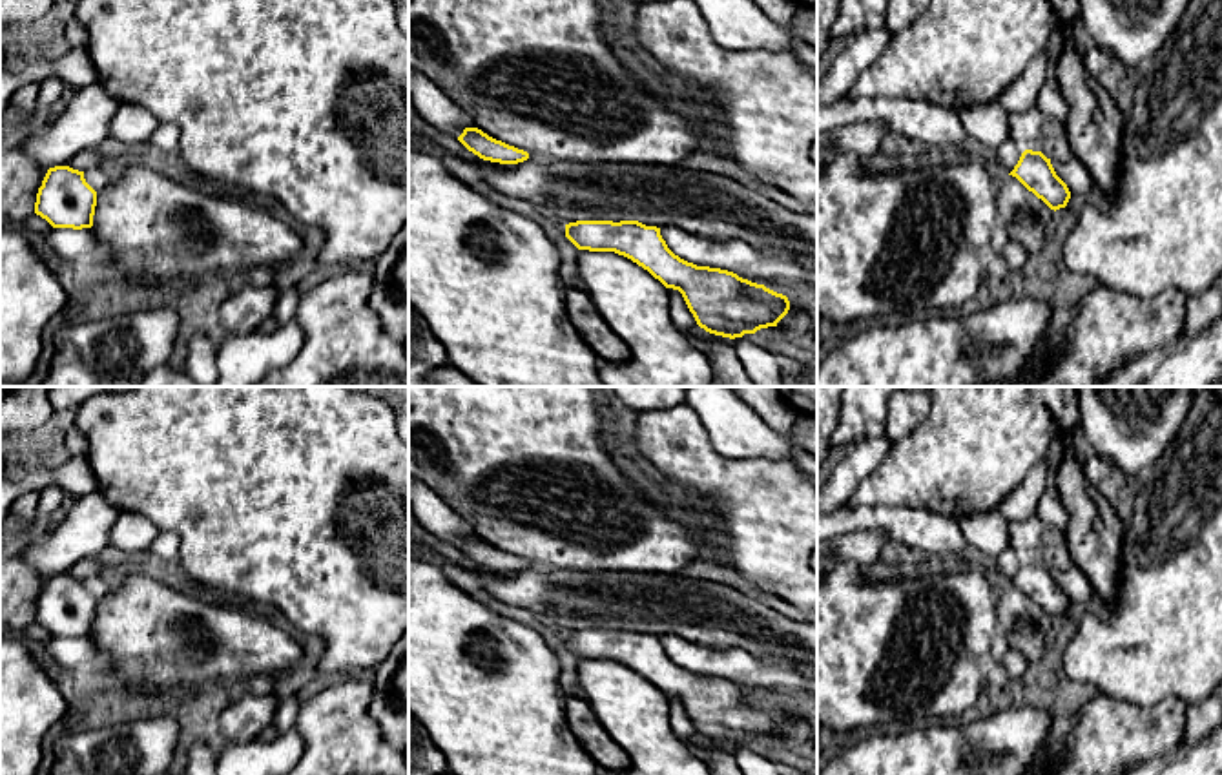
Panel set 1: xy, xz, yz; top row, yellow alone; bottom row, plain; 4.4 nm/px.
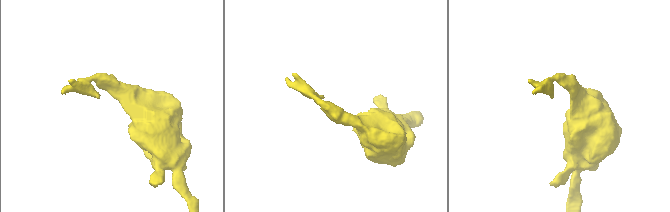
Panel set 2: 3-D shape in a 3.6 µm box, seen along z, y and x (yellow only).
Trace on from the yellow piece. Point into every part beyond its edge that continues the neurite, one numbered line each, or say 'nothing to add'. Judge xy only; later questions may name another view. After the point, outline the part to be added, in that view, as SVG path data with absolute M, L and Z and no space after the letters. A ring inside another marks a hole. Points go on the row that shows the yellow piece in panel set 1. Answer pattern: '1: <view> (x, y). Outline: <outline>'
nothing to add

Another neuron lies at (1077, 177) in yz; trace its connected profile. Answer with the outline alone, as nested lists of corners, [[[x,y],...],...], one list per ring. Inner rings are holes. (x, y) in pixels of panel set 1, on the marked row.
[[[1076,159],[1051,160],[1056,175],[1067,184],[1071,195],[1089,191],[1094,186],[1094,179],[1089,170]]]

